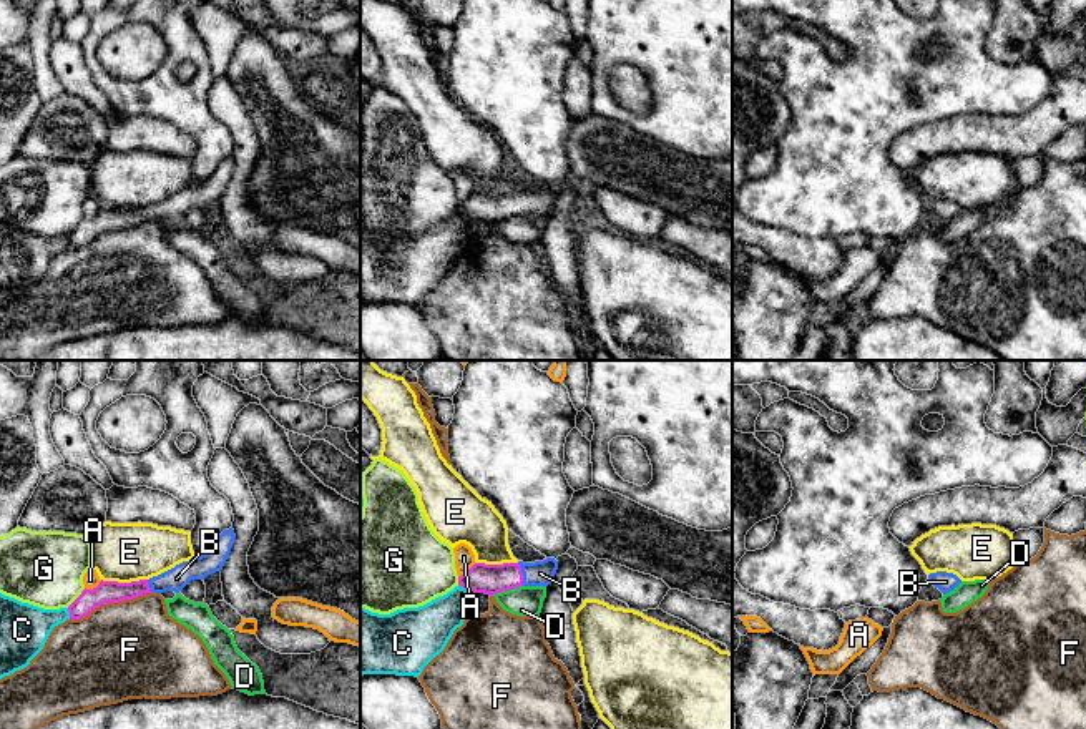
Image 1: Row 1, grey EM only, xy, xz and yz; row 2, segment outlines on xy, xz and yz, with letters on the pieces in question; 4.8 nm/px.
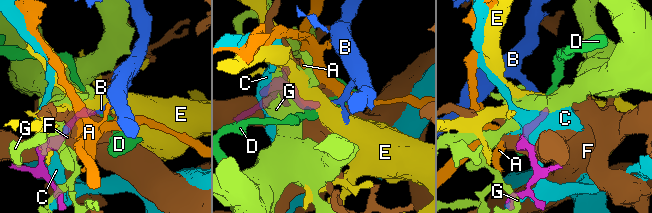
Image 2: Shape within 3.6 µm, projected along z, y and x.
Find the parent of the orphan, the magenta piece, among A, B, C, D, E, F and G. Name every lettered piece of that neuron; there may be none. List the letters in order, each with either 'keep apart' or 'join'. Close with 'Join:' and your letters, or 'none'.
A: keep apart
B: join
C: keep apart
D: keep apart
E: keep apart
F: keep apart
G: keep apart
Join: B

